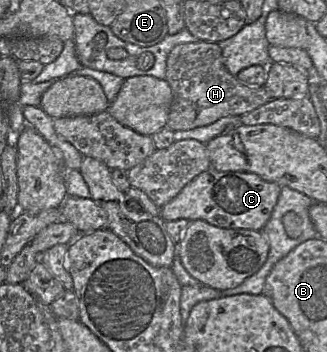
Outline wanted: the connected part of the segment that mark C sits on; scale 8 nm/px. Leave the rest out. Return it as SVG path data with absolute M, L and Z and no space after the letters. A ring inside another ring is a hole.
M210 166L209 169L200 173L190 181L171 201L160 208L160 216L165 221L175 221L179 219L204 220L220 228L231 229L252 229L262 230L269 220L272 210L278 200L280 185L263 180L254 173L218 171Z

